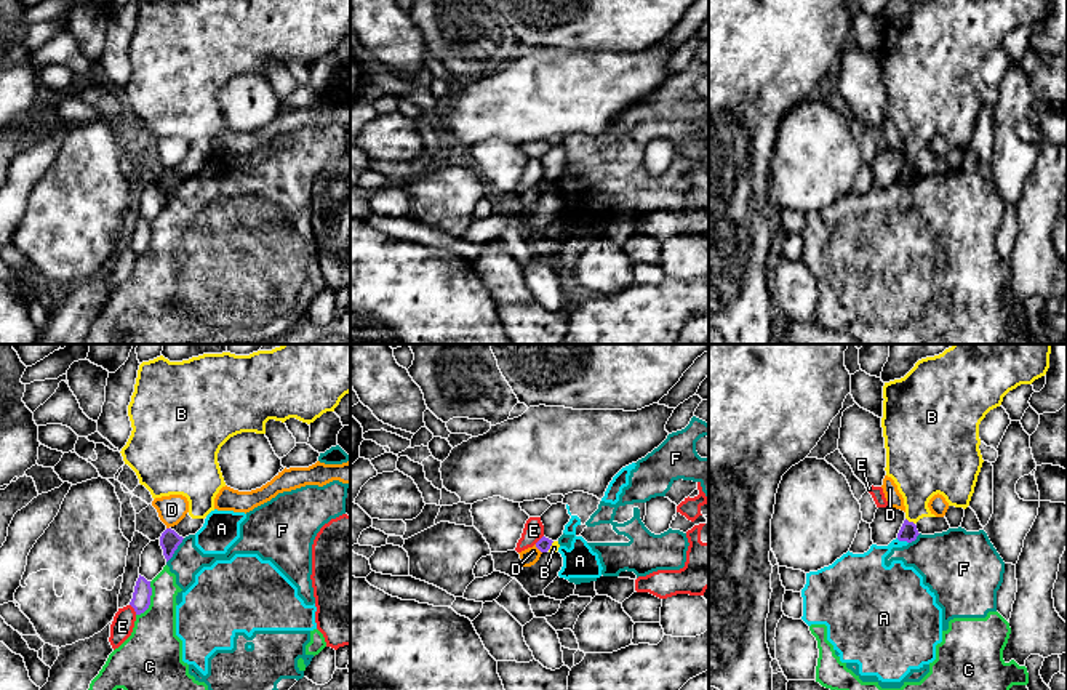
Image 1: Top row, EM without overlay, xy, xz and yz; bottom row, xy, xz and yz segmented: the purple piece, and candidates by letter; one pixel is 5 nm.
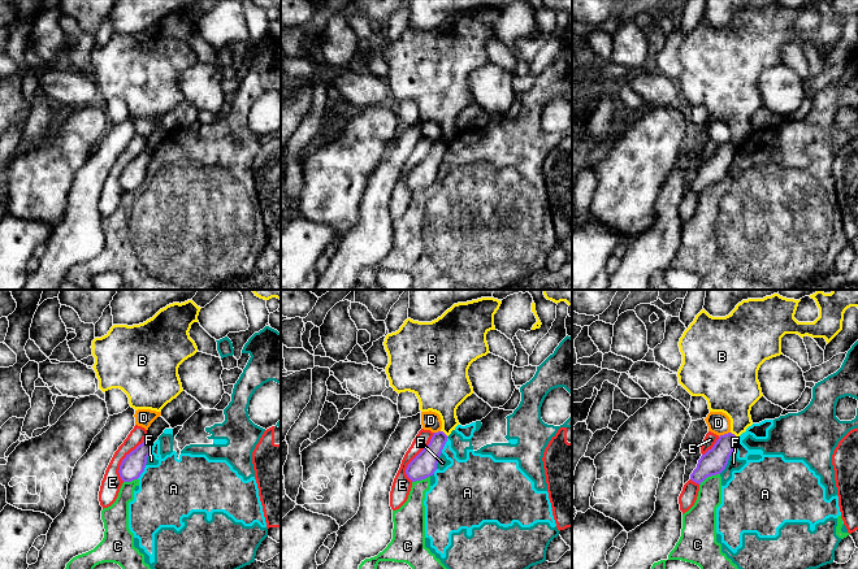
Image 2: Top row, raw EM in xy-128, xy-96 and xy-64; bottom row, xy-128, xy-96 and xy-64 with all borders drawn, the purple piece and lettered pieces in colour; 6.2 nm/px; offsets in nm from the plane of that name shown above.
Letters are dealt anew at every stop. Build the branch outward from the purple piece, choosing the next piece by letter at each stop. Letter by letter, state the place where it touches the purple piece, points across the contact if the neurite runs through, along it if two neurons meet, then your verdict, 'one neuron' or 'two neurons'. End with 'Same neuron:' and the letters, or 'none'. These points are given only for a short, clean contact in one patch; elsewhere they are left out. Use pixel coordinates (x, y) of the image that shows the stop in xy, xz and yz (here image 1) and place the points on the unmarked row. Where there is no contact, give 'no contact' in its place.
A: yz (903, 181) | along yz (896, 180), (907, 184) | two neurons
B: yz (911, 164) | along yz (906, 159), (914, 165) | two neurons
C: xy (149, 242) | two neurons
D: xz (538, 189) | along xz (535, 186), (541, 194) | two neurons
E: xy (133, 248) | two neurons
F: xy (175, 191) | along xy (184, 180), (167, 204) | two neurons
Same neuron: none

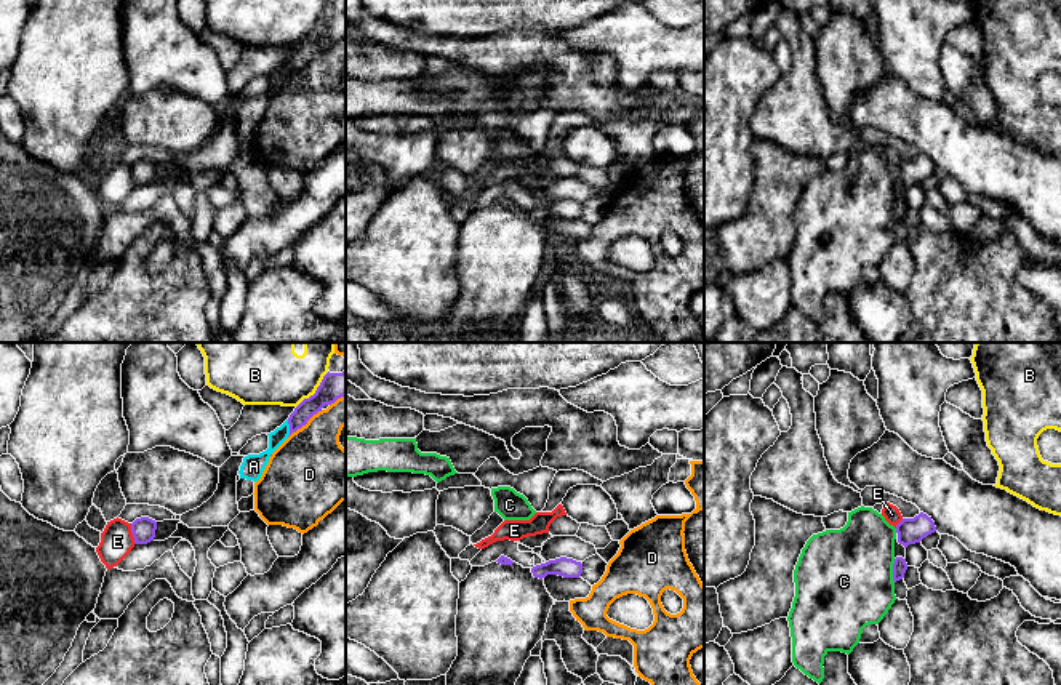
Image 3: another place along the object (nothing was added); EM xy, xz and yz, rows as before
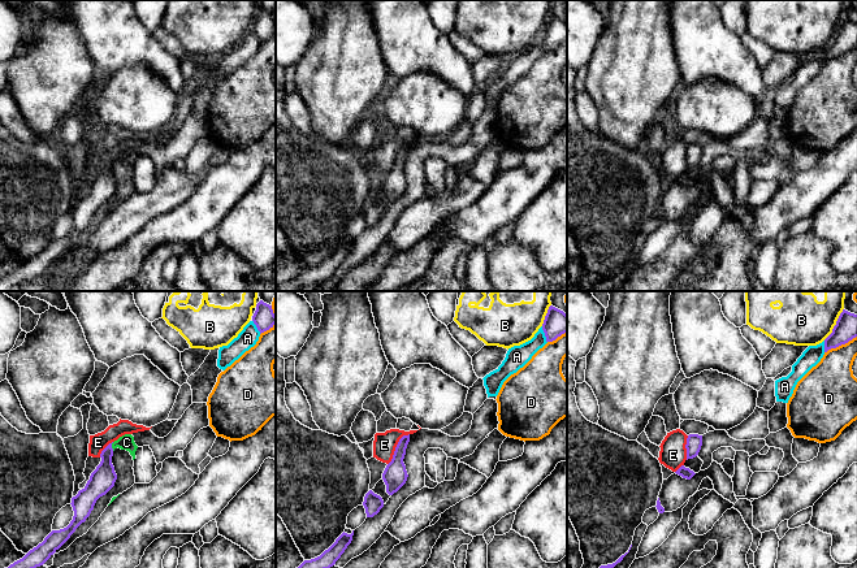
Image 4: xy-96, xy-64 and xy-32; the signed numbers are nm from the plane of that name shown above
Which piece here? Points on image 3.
A: xy (290, 69) | two neurons
B: xy (316, 32) | along xy (328, 13), (317, 31), (296, 48) | two neurons
C: yz (893, 212) | two neurons
D: xy (304, 66) | two neurons
E: xy (132, 173) | along xy (130, 165), (130, 173), (136, 184) | two neurons
Same neuron: none

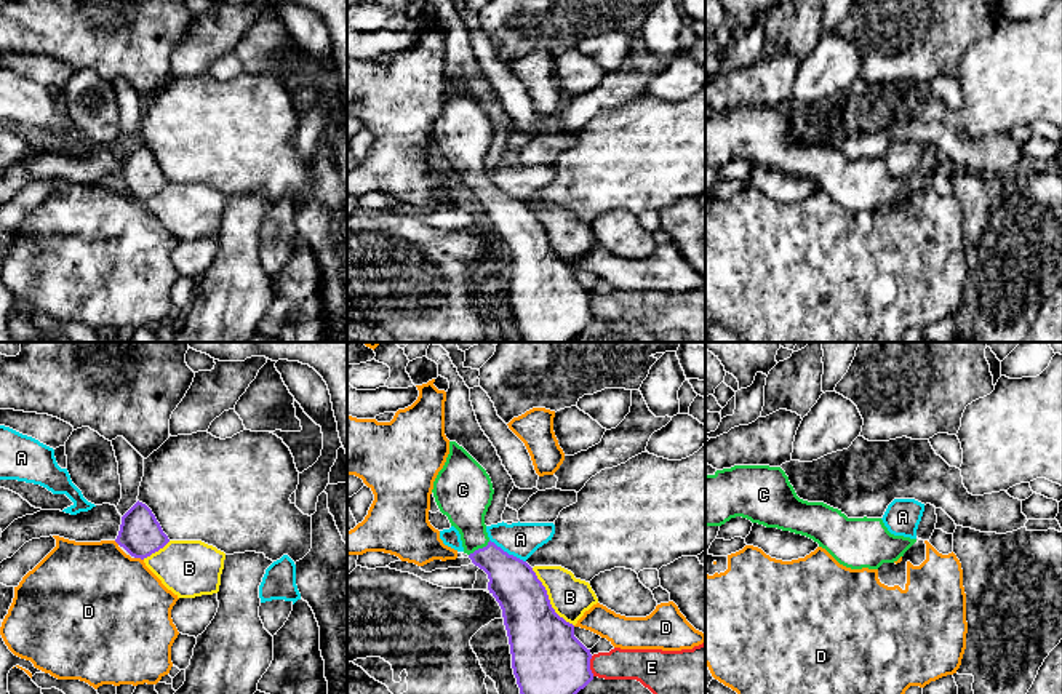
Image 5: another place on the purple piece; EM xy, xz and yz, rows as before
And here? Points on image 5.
A: xz (506, 194) | along xz (490, 181), (525, 203) | two neurons
B: xz (547, 240) | two neurons
C: xz (479, 191) | across xz (514, 226), (479, 191), (466, 154), (466, 143) | one neuron
D: xy (139, 199) | two neurons
E: xz (589, 307) | two neurons
Same neuron: C

